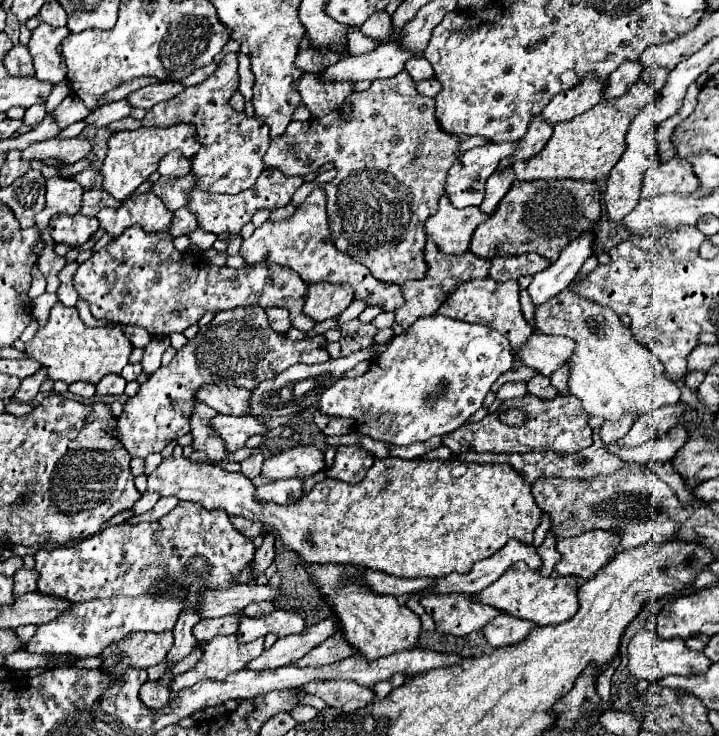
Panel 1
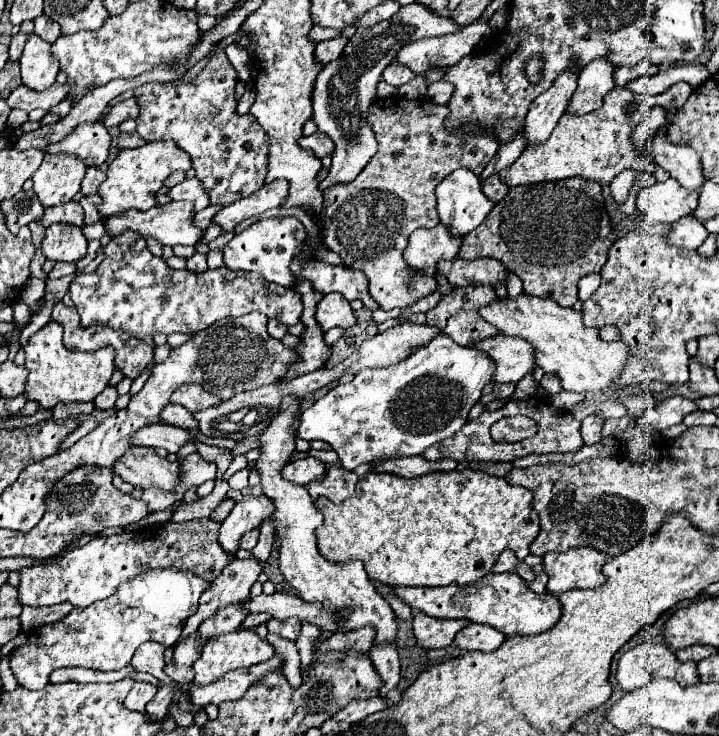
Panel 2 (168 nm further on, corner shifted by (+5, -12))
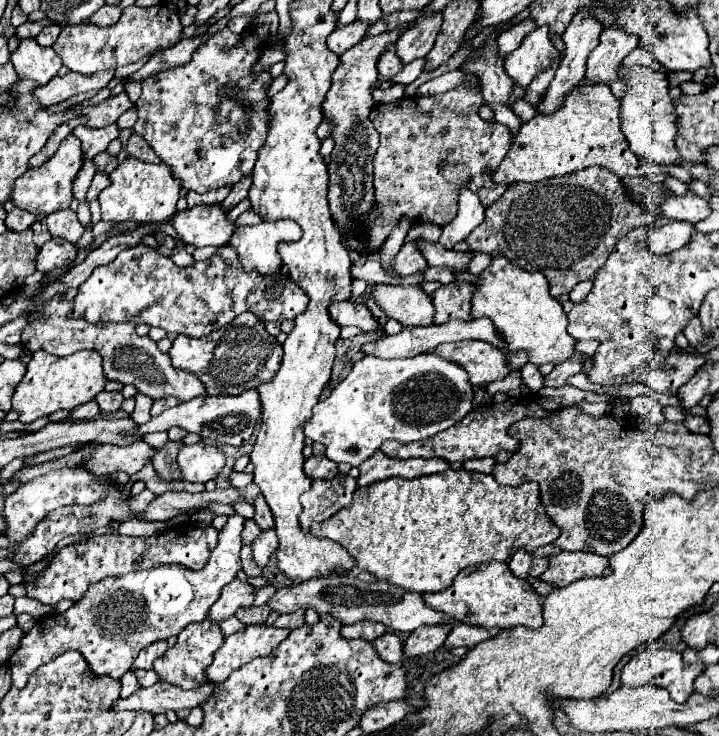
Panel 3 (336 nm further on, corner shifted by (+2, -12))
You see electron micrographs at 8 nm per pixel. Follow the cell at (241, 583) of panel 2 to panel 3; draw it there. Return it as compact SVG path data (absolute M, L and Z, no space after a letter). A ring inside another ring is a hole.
M266 530L258 536L258 540L252 544L254 548L254 562L264 568L268 564L268 558L270 554L278 548L278 538L276 538L276 532L274 530Z

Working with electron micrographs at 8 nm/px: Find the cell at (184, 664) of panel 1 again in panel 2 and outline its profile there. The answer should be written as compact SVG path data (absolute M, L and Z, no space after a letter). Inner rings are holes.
M161 686L161 688L159 688L159 692L157 692L155 698L147 704L147 710L145 710L145 714L149 716L149 720L161 720L161 718L167 716L173 694L175 694L175 690L173 690L171 686Z

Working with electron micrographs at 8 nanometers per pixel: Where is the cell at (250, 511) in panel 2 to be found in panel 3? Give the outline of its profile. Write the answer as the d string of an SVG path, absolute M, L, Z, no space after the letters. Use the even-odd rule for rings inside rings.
M240 514L228 518L226 526L220 530L218 546L212 550L206 566L198 572L182 566L158 566L128 572L126 576L112 576L94 584L94 588L90 588L86 596L66 612L38 620L34 628L24 634L20 648L10 656L12 684L24 688L36 668L68 650L80 652L92 666L94 674L120 678L132 668L132 662L142 648L178 636L178 632L192 622L206 620L206 612L220 598L222 588L242 570L240 536L244 522L246 518Z

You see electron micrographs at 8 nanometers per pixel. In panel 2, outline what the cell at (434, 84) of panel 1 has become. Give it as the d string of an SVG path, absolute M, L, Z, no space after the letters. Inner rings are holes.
M441 80L441 82L435 82L435 84L429 86L427 98L431 102L437 102L437 104L447 104L449 98L453 96L453 92L455 92L455 86L449 84L449 82L445 82L445 80Z

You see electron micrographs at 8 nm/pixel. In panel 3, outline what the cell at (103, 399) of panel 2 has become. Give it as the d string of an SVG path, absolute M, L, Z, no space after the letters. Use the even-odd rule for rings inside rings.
M100 392L98 396L96 396L96 402L98 402L98 406L100 406L100 410L104 412L104 414L112 414L112 412L118 412L120 410L120 404L122 404L122 394L120 392Z

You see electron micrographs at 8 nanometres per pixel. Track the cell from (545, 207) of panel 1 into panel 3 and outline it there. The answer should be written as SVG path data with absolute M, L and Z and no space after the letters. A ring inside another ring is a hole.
M590 166L566 176L526 184L518 182L508 186L504 196L486 208L484 222L474 228L466 240L472 252L486 252L490 256L504 256L512 264L526 272L542 272L550 282L550 294L554 298L570 294L582 280L594 280L596 272L604 266L616 242L630 230L648 224L648 214L632 204L626 196L626 188L618 176L600 166Z

